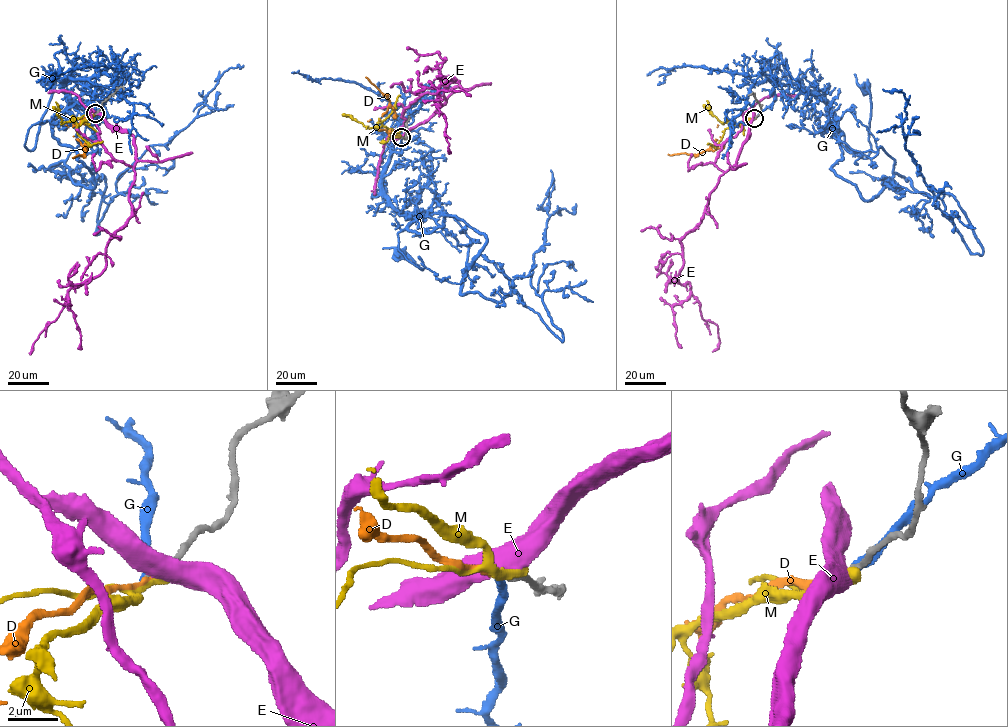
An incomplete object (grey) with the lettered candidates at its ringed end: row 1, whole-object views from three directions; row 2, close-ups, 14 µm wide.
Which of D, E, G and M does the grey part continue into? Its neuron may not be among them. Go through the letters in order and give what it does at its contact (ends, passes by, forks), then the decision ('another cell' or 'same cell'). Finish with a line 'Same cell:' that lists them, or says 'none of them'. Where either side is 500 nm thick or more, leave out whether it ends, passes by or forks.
D: it ends | same cell
E: another cell
G: it ends | another cell
M: it ends | another cell
Same cell: D

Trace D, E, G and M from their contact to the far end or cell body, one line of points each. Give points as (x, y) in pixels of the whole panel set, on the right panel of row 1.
D: (754, 118), (733, 126), (709, 149), (697, 154), (668, 154)
E: (754, 117), (703, 218), (680, 241), (677, 276), (688, 283), (702, 318), (717, 326), (712, 351)
G: (755, 117), (774, 100), (776, 85), (804, 86), (827, 102), (832, 130), (865, 158), (871, 111), (865, 90)
M: (755, 117), (731, 127), (703, 105)

